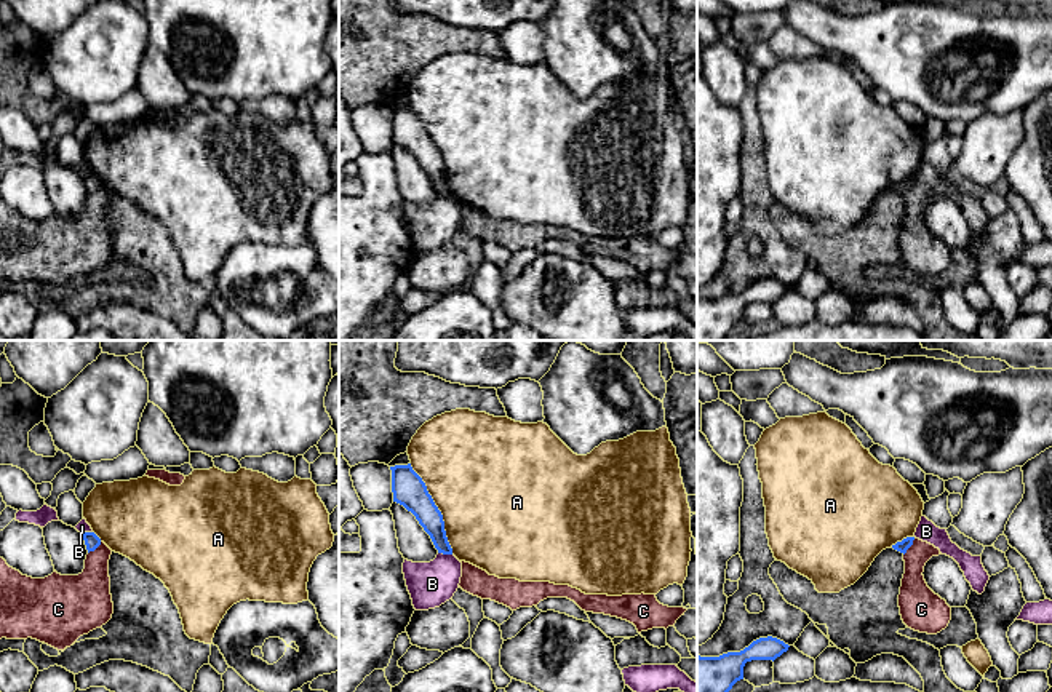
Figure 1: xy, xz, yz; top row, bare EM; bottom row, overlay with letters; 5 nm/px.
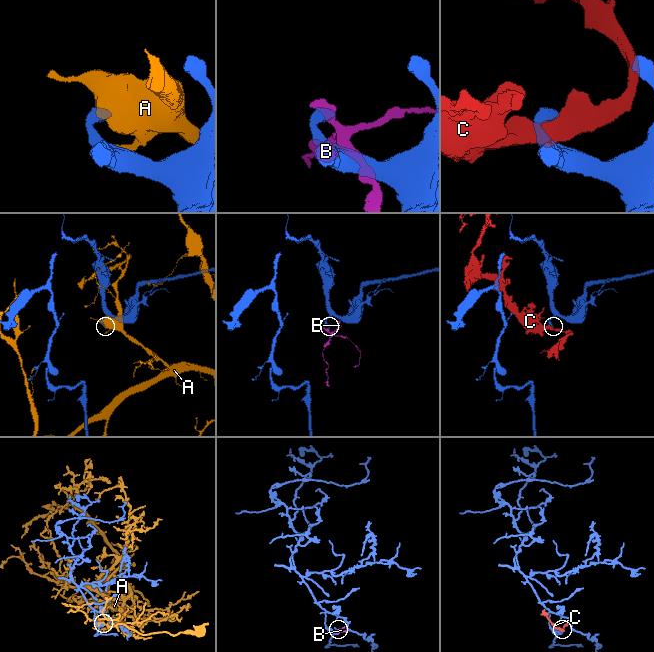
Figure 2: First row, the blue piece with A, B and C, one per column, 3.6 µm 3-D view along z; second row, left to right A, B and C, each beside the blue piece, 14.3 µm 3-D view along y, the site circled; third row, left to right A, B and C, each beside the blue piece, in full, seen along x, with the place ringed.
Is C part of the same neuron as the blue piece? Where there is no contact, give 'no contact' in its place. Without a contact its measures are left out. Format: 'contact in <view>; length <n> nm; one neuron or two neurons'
contact in yz; length 110 nm; two neurons

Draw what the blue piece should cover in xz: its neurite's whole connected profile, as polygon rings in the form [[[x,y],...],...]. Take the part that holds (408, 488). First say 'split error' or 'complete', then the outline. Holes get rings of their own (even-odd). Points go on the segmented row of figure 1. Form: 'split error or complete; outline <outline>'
complete; outline [[[411,463],[395,465],[392,470],[393,502],[411,511],[424,531],[430,535],[438,553],[452,555],[448,542],[443,515],[435,505],[422,478],[412,470]]]

